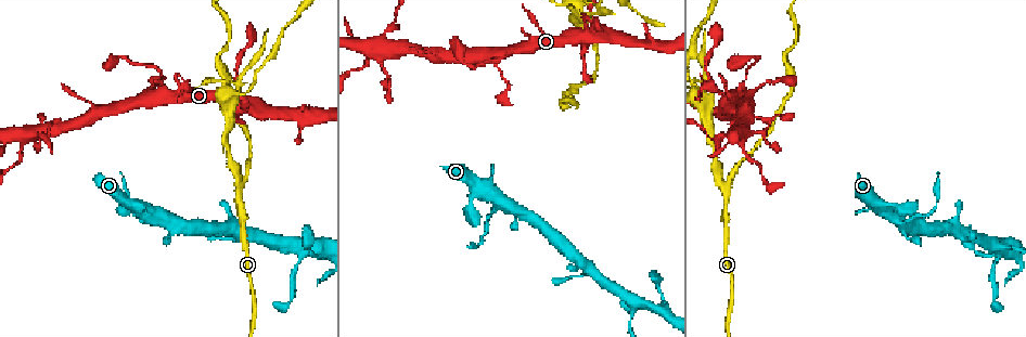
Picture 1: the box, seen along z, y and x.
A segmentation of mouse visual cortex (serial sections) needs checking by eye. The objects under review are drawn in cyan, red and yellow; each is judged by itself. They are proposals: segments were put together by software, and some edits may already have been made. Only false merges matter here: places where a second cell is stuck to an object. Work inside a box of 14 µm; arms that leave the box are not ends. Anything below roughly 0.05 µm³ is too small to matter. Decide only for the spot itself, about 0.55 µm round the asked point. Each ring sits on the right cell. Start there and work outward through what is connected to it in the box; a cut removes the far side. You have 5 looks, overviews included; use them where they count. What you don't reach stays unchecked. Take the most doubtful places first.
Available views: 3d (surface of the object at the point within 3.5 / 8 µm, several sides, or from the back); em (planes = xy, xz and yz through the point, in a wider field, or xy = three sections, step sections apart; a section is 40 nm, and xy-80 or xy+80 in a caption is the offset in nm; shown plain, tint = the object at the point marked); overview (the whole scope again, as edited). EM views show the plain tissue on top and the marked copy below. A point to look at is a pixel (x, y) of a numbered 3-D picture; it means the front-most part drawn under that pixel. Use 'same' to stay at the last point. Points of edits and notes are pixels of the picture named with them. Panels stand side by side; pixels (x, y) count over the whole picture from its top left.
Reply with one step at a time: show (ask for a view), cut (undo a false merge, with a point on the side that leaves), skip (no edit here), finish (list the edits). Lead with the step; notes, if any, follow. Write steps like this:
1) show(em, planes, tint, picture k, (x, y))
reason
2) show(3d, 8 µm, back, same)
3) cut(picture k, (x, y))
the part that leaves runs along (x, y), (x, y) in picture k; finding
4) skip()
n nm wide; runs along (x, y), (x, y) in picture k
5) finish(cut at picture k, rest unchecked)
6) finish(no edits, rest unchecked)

show(3d, 3.5 µm, picture 1, (725, 200))
two arms at a narrow angle

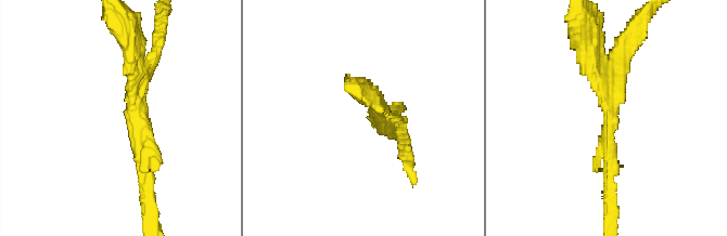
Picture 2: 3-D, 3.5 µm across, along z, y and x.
show(em, xy, step 1, tint, picture 2, (138, 112))
3 arms; arms of 150, 200, 200 nm; shape alone is not enough

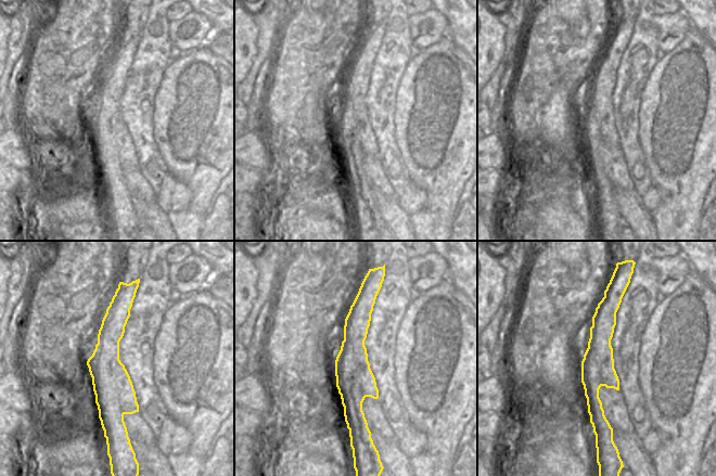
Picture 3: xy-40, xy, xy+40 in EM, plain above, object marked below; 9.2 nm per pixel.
skip()
runs along (365, 306), (347, 419) in picture 3; all the same cell

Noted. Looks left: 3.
show(3d, 3.5 µm, picture 1, (577, 14))
four or more arms meet

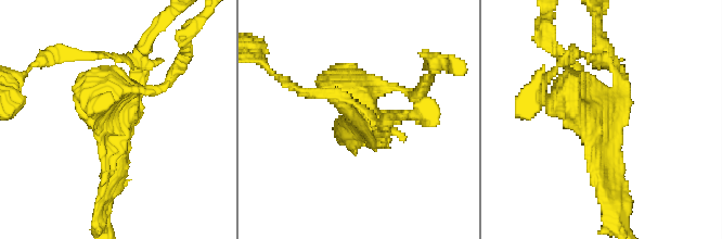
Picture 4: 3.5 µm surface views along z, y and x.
show(em, planes, tint, picture 4, (121, 122))
4 arms; arms of 150, 200, 300, 400 nm; now the EM

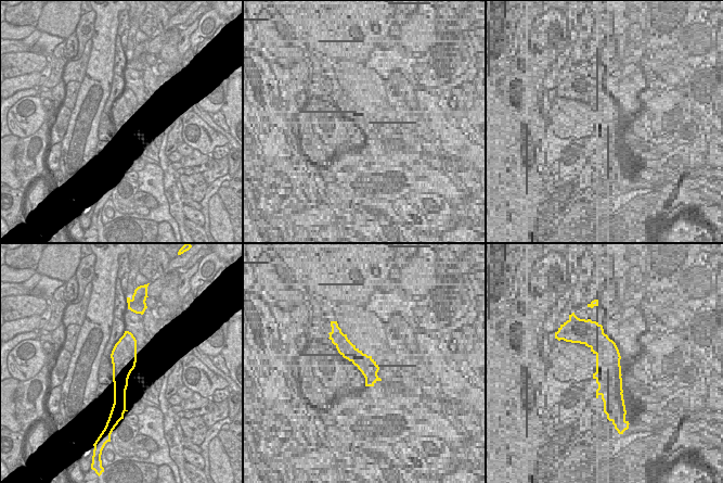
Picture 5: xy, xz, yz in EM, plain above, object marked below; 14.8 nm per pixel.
skip()
runs along (616, 193), (605, 107), (566, 90) in picture 4; all the same cell

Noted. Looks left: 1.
finish(no edits, rest unchecked)

